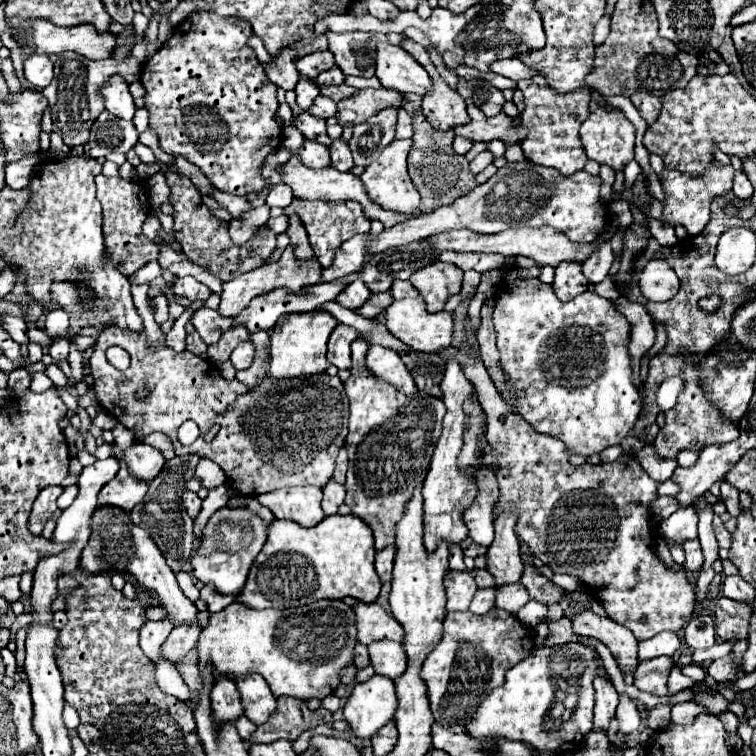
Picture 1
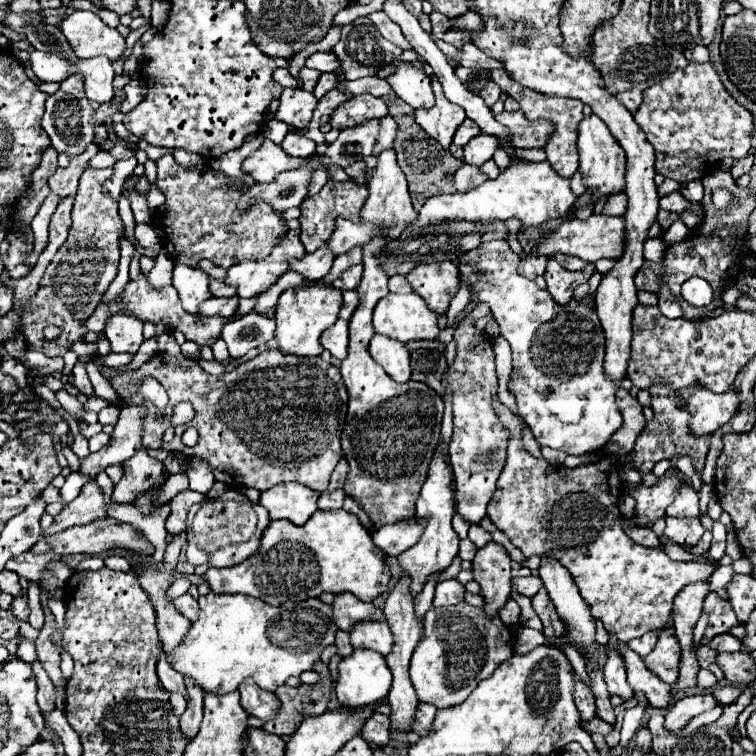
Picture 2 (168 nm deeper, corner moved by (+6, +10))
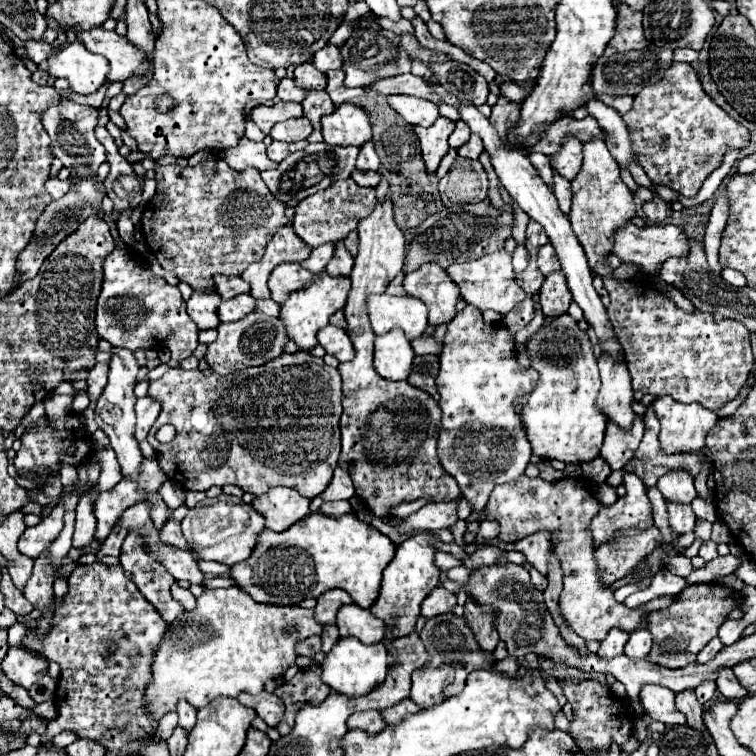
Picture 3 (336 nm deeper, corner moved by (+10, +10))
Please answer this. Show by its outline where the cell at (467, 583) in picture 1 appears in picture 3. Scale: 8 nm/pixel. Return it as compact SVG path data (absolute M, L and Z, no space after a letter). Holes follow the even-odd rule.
M444 587L432 589L432 593L422 601L422 615L424 617L434 617L440 613L448 613L456 607L456 595Z

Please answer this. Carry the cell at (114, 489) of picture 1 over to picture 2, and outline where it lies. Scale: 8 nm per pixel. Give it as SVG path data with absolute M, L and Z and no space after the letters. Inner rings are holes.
M90 481L82 487L74 501L64 505L64 509L54 517L54 523L42 535L54 535L74 525L86 525L100 517L106 517L106 503L96 481Z

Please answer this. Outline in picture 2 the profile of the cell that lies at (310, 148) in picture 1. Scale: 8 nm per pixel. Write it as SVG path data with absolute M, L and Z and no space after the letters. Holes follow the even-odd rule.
M288 133L280 147L290 155L290 157L310 157L316 151L316 143L308 137L302 137L298 133Z

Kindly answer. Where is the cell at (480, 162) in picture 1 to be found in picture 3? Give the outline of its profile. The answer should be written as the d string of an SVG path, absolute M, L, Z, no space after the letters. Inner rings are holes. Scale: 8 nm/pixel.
M472 135L470 141L464 143L464 145L458 149L458 155L460 155L460 157L468 157L468 159L478 159L482 151L484 151L484 145L482 145L480 137Z

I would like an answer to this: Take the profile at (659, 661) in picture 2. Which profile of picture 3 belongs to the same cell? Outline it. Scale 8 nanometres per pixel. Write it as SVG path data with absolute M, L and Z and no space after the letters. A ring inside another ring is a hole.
M716 583L706 585L690 585L680 595L676 595L674 603L668 609L648 613L648 631L654 637L650 661L656 661L658 653L698 653L710 639L718 635L720 625L728 619L728 613L740 603L740 593L720 587Z

